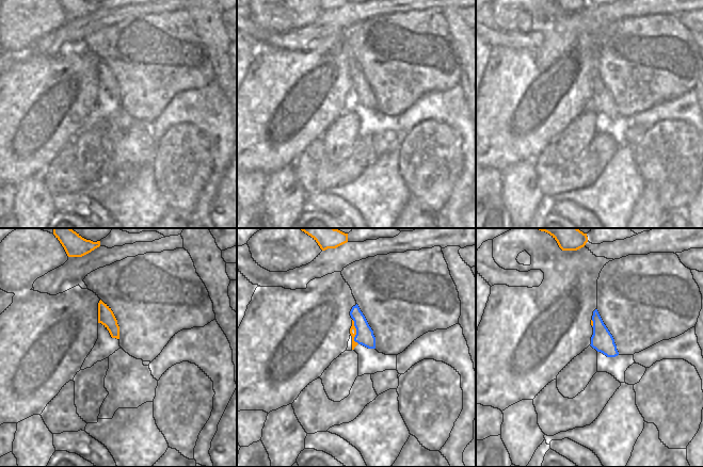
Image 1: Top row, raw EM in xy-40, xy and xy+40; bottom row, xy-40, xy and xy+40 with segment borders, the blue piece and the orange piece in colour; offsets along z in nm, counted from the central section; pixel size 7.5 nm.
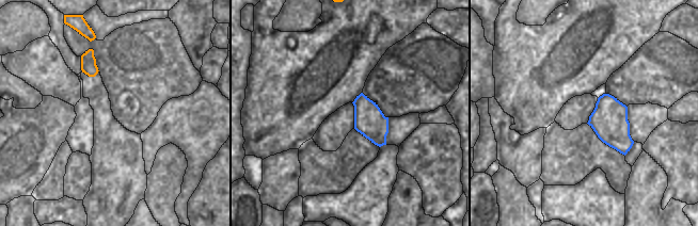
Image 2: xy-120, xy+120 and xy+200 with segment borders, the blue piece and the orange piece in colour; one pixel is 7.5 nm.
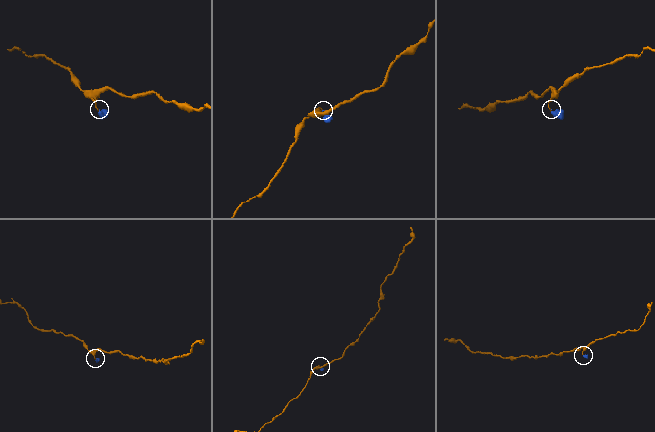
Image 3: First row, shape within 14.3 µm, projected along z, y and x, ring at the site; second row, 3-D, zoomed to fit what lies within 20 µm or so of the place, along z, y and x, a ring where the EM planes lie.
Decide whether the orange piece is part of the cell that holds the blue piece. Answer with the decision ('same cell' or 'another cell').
same cell

